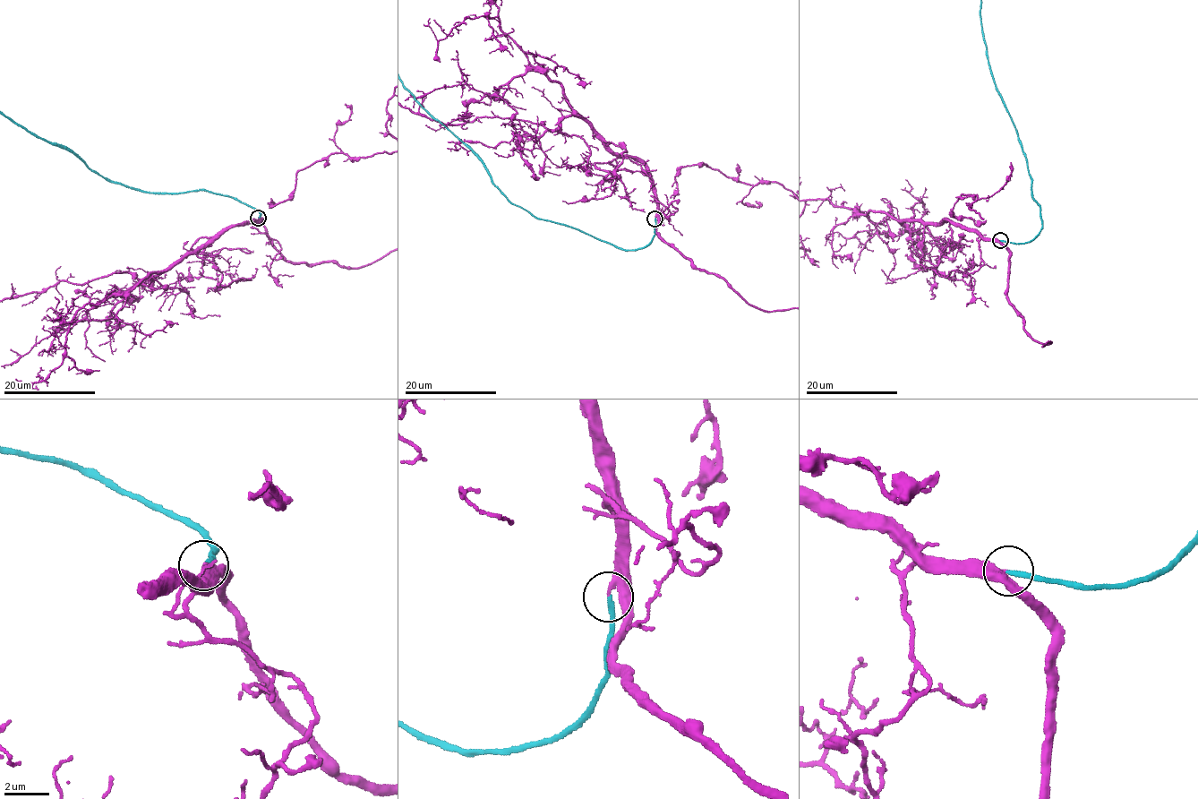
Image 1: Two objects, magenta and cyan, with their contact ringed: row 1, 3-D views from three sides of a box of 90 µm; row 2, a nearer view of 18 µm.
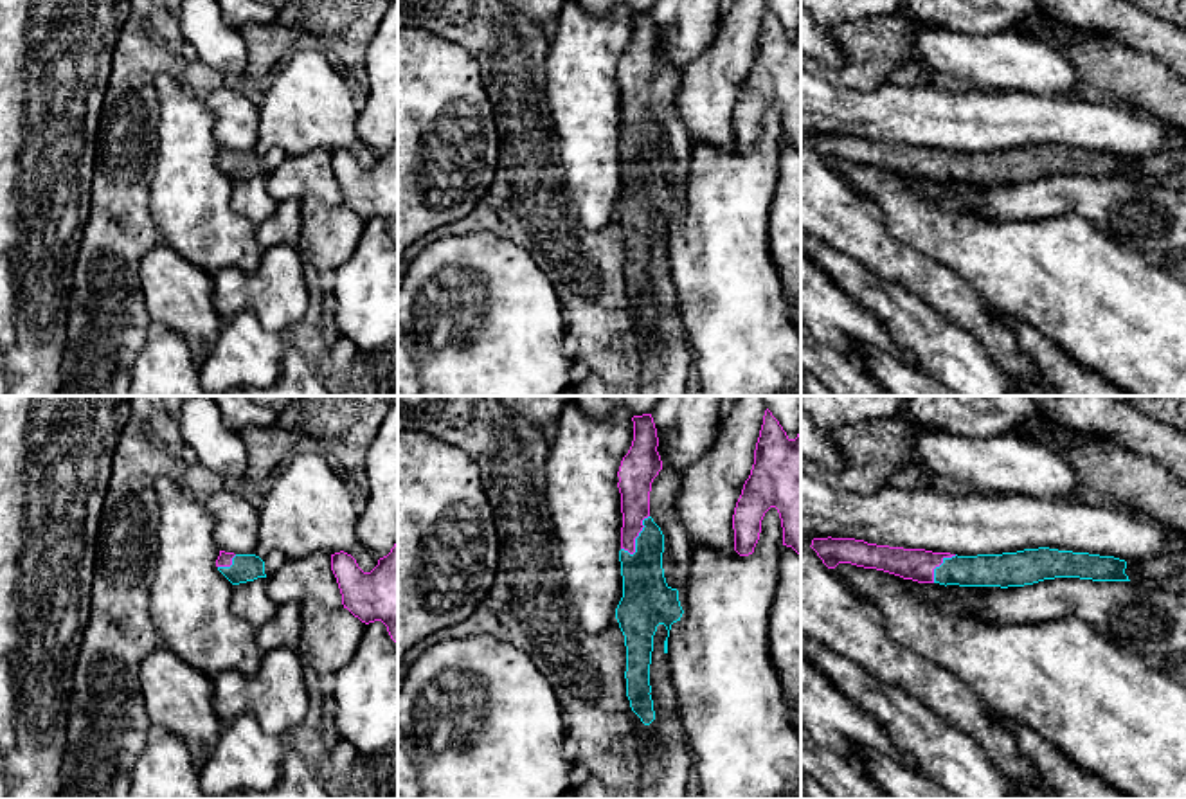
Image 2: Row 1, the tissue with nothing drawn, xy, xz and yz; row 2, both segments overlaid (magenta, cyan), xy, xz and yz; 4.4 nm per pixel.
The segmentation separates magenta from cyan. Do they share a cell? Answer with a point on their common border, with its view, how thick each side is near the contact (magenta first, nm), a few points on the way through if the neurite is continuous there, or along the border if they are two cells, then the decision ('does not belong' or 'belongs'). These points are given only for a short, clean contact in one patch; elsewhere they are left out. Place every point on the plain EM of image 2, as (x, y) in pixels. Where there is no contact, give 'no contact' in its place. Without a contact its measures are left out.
contact xz (634, 137); calibres 150 and 200 nm; way xz (634, 81), (634, 137), (641, 144), (645, 188); belongs

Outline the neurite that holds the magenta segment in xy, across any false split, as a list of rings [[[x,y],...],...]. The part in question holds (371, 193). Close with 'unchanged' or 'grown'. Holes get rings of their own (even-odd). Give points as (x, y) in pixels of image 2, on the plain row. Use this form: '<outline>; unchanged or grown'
[[[398,137],[371,169],[364,169],[344,148],[331,151],[331,167],[344,205],[365,221],[382,218],[398,241]]]; unchanged

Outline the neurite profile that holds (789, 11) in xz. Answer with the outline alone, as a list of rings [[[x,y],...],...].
[[[765,0],[779,18],[788,36],[795,36],[801,27],[801,0]]]

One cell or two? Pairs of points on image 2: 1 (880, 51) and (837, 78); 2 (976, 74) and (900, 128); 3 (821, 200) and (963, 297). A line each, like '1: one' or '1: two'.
1: one
2: two
3: one

